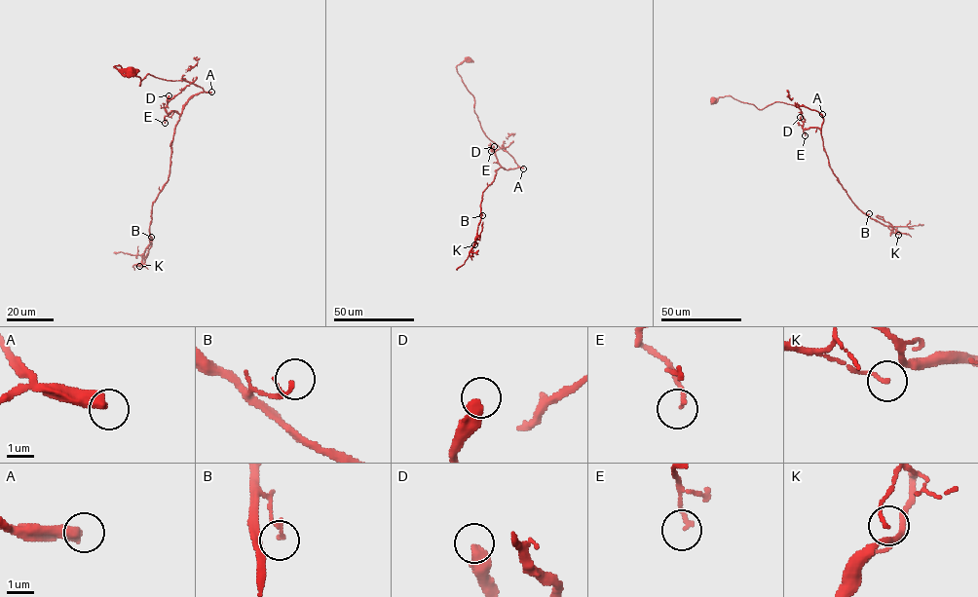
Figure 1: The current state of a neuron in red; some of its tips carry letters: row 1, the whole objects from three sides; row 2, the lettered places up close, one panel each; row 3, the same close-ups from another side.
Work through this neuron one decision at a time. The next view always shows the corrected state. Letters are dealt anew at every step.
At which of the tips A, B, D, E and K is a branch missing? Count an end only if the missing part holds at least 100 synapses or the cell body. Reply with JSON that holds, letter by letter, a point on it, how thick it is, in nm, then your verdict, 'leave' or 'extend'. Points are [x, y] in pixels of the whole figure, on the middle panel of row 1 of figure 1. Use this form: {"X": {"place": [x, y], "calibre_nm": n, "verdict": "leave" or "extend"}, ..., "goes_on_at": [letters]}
{"A": {"place": [523, 168], "calibre_nm": 480, "verdict": "extend"}, "B": {"place": [482, 215], "calibre_nm": 130, "verdict": "leave"}, "D": {"place": [494, 146], "calibre_nm": 480, "verdict": "extend"}, "E": {"place": [491, 151], "calibre_nm": 140, "verdict": "leave"}, "K": {"place": [474, 244], "calibre_nm": 120, "verdict": "leave"}, "goes_on_at": ["A", "D"]}

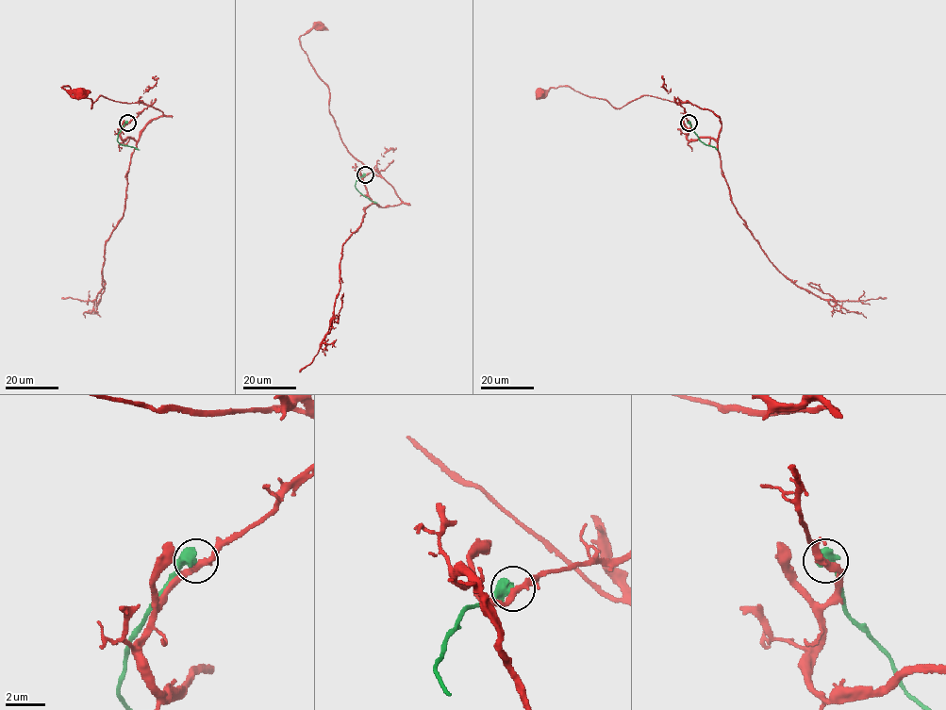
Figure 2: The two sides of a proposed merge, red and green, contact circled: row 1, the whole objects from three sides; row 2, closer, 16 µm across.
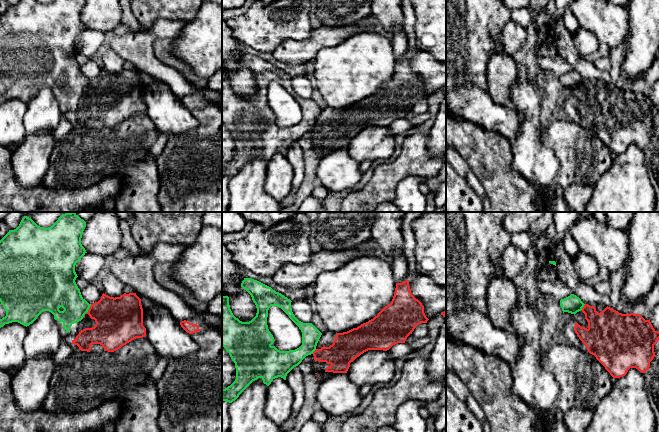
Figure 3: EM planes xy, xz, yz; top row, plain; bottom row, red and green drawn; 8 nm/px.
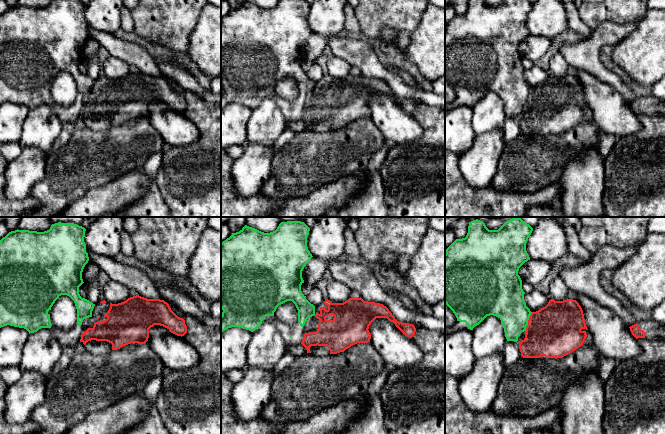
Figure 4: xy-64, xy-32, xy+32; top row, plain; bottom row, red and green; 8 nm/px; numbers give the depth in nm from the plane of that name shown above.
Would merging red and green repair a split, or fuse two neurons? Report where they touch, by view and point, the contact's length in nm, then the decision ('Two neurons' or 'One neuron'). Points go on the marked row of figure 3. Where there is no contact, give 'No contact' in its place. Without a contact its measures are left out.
Touches red at xy (89, 308). Shared border 80 nm. Two neurons

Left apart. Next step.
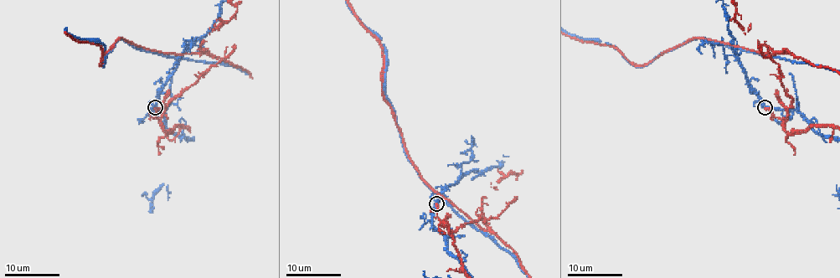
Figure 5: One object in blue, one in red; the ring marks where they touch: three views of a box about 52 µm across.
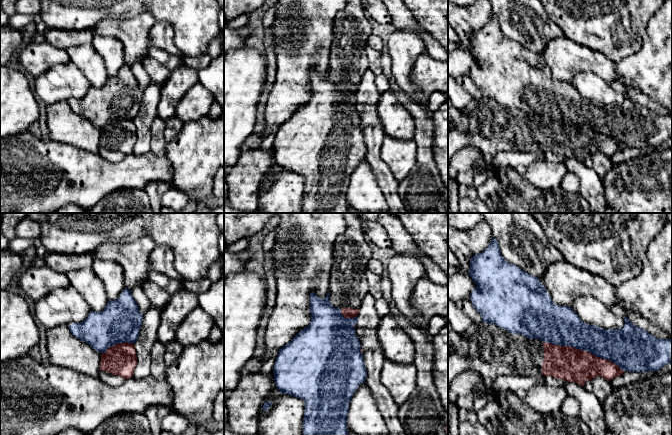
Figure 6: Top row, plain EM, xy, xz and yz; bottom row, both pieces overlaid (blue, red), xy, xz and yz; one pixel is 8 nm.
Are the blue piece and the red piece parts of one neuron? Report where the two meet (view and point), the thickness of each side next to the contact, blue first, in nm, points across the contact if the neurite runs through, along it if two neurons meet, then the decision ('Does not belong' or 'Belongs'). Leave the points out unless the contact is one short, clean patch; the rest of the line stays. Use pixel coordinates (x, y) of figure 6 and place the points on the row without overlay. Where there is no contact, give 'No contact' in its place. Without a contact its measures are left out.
Touches blue at yz (583, 125). Thickness 300 nm (blue) against 280 nm. Does not belong

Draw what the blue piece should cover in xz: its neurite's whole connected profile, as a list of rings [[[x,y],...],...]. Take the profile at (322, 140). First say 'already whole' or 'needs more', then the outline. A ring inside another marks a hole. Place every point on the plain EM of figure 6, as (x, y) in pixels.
already whole; [[[329,68],[324,75],[310,70],[310,89],[310,100],[279,125],[273,144],[275,160],[282,170],[304,176],[303,213],[347,213],[349,179],[367,153],[355,111],[358,91],[345,94],[340,84],[331,81]]]

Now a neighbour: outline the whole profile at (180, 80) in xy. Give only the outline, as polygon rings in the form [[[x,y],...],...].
[[[184,62],[170,72],[161,88],[157,116],[163,121],[175,116],[176,106],[191,86],[199,82],[198,70]]]

